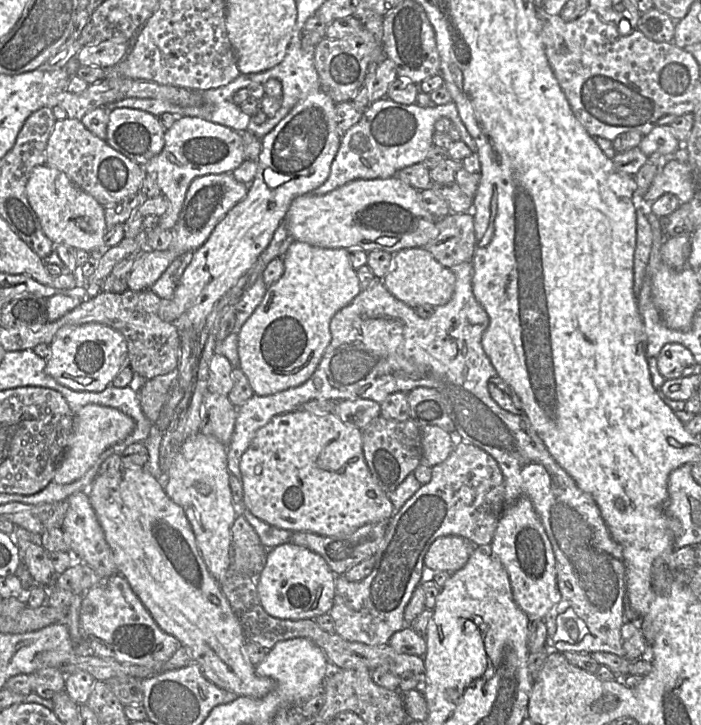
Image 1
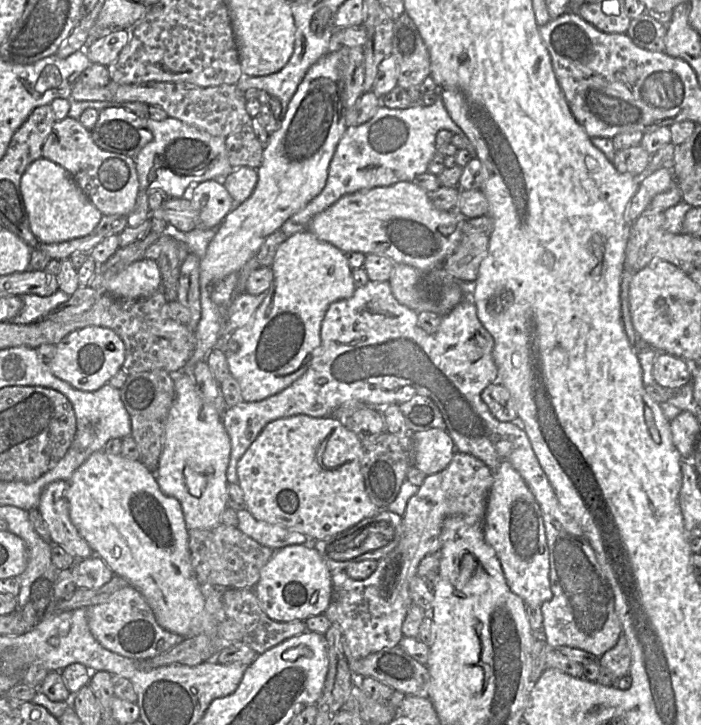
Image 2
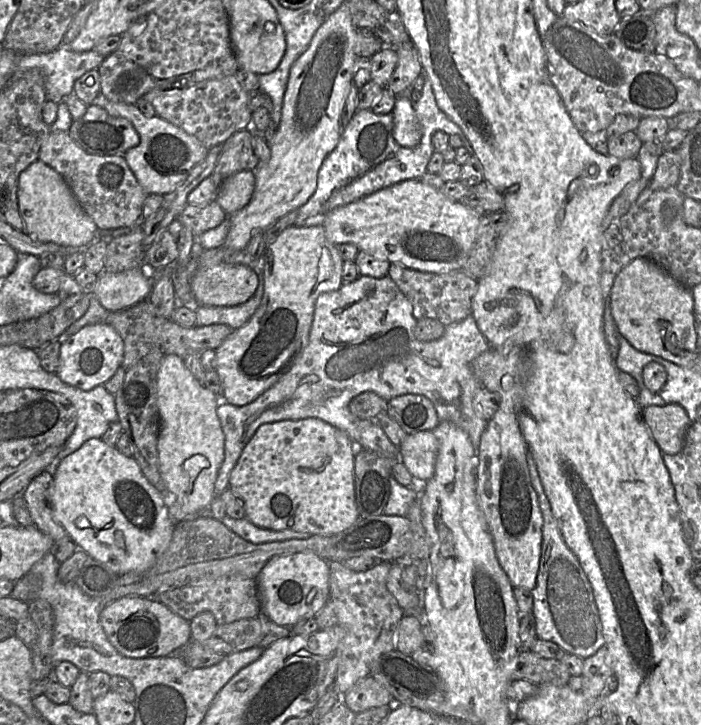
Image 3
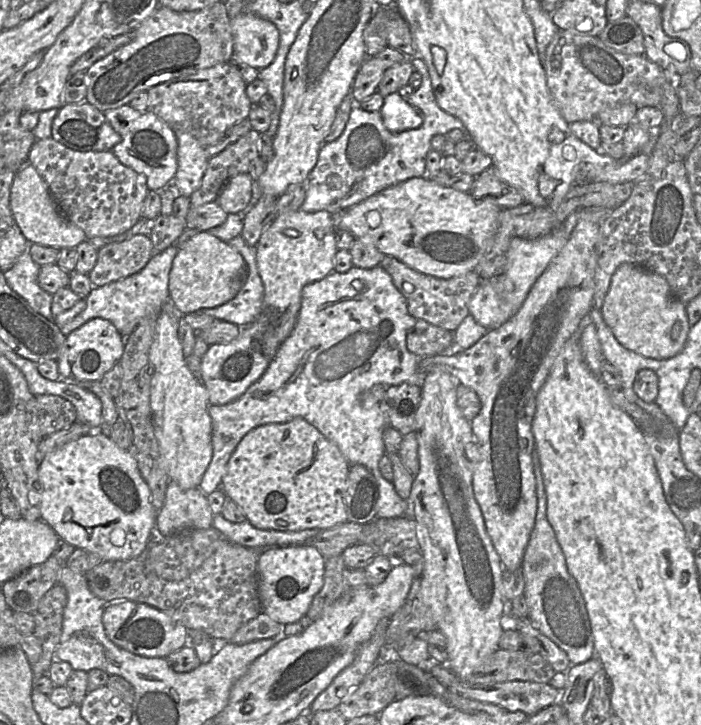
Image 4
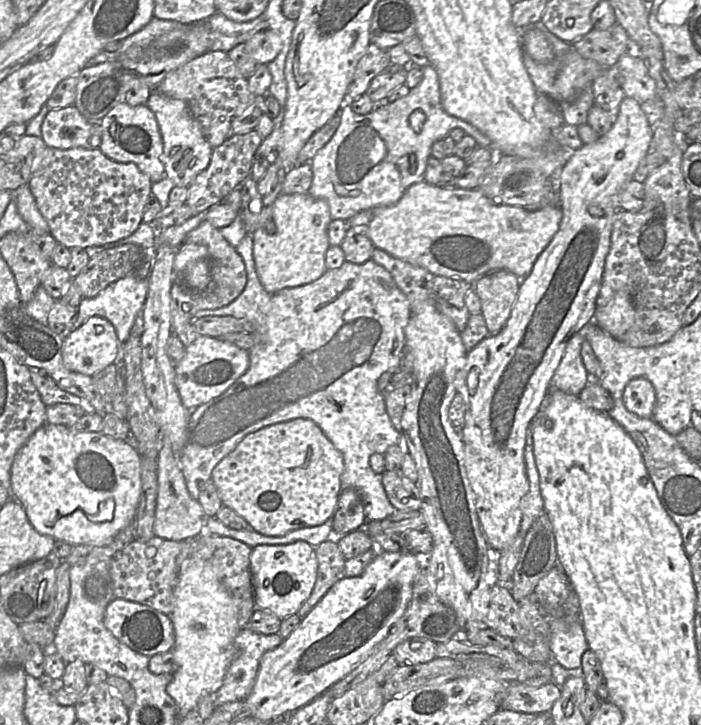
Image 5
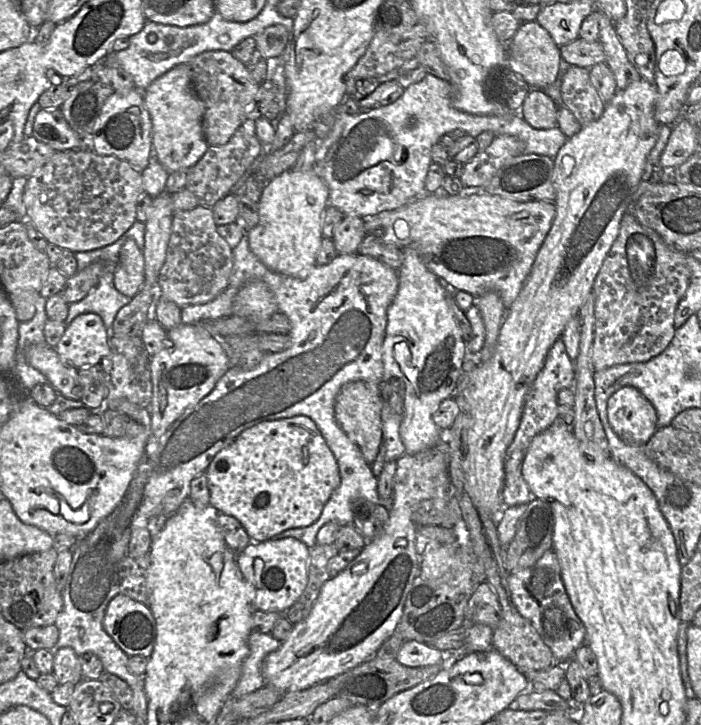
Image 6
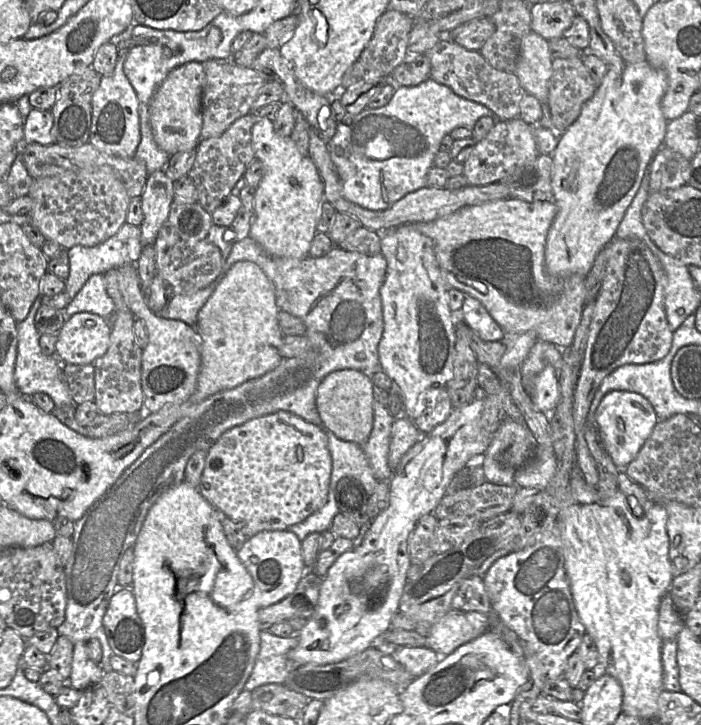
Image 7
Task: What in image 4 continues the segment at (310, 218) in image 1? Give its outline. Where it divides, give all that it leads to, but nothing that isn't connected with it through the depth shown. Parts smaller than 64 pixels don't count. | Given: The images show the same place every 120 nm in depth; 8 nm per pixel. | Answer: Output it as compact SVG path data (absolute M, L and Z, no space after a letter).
M425 176L390 186L335 217L336 229L345 230L355 239L372 244L384 255L392 256L420 273L450 279L474 271L497 230L501 211L491 201L475 199L468 192L440 186Z

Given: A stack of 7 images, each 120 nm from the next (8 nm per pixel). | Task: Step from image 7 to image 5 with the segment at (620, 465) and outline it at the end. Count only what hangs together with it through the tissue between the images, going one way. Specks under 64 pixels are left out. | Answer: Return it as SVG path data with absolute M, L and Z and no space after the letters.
M643 377L631 380L623 392L625 408L640 418L652 418L656 404L655 389L651 382Z

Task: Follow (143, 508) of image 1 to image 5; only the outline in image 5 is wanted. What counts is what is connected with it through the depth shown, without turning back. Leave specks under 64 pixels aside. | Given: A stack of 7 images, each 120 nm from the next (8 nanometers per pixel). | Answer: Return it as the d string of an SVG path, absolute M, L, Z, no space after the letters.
M44 423L27 440L16 454L11 466L11 487L13 497L22 504L31 525L41 534L48 535L55 540L62 540L74 545L106 545L123 528L130 525L136 516L141 495L141 456L134 443L129 440L116 440L102 432L85 432L72 430L65 425Z

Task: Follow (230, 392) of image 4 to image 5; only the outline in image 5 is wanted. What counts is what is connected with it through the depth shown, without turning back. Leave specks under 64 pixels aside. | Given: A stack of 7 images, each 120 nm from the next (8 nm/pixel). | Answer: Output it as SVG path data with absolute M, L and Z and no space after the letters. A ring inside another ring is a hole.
M280 193L277 196L272 209L272 221L275 224L275 232L269 234L264 227L261 227L251 235L256 272L261 284L268 293L273 294L284 288L311 283L324 274L327 270L325 255L330 246L327 229L331 220L328 203L323 199L314 198L309 193ZM199 334L193 343L185 347L184 357L174 364L175 386L182 404L191 411L220 396L247 371L249 364L249 351L221 338Z

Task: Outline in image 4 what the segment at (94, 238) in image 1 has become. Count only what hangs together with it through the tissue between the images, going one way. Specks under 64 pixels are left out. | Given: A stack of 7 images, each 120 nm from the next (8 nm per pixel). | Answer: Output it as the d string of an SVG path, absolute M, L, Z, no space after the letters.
M30 163L22 167L14 178L10 205L17 226L31 244L37 243L62 249L76 248L78 244L87 240L84 231L61 213L47 184Z

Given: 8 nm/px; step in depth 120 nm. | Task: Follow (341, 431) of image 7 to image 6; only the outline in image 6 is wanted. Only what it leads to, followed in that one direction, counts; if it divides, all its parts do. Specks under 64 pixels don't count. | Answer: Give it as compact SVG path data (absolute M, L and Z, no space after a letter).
M358 380L346 383L335 400L335 419L348 437L356 443L367 463L371 465L376 459L383 441L381 411L383 400L379 384Z

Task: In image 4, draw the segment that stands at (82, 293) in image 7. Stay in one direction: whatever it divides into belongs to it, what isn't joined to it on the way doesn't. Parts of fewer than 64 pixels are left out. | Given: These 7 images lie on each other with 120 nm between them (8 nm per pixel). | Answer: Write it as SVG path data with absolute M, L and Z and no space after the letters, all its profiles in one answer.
M170 246L151 256L147 264L135 274L104 286L93 287L85 298L84 310L65 325L59 327L61 333L67 337L89 320L103 318L109 320L124 338L127 337L142 320L159 314L162 306L170 302L169 273L177 252L177 246Z

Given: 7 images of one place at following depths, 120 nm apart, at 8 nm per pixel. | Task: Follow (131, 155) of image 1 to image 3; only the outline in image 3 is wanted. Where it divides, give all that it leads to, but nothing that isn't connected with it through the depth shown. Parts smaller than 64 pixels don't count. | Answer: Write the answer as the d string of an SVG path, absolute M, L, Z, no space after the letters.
M88 105L86 113L78 120L73 120L68 129L71 139L86 153L93 155L120 155L140 142L139 135L131 122L124 118L111 116L103 108L95 105Z

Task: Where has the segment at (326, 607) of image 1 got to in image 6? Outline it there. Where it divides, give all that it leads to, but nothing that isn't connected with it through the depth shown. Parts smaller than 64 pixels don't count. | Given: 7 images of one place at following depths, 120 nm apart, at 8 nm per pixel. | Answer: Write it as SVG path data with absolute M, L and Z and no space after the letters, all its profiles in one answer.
M295 537L250 542L237 552L237 563L254 588L255 609L285 613L302 595L309 578L310 548Z

